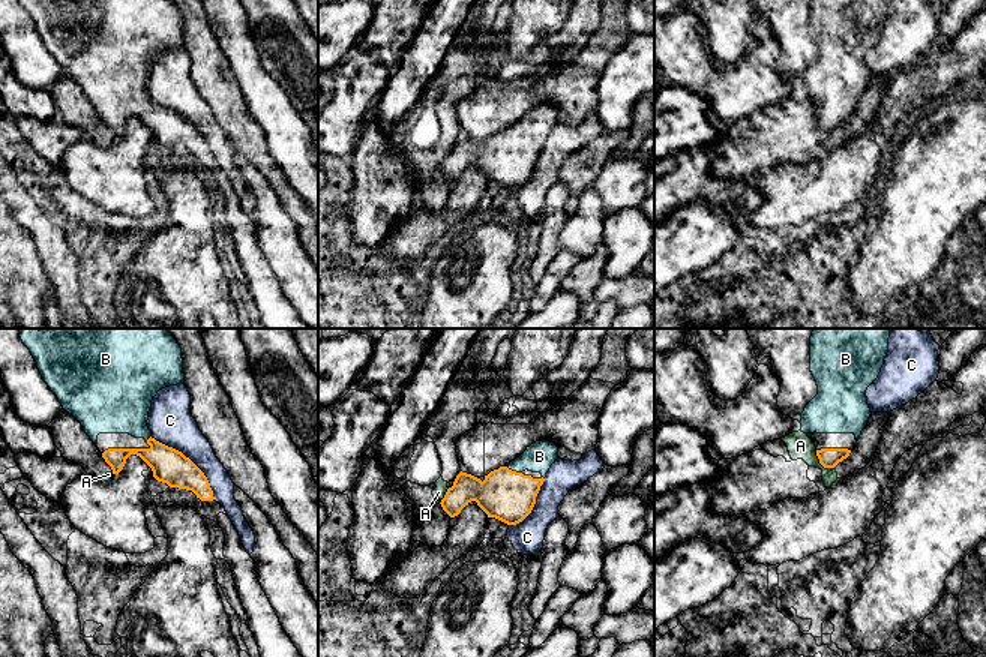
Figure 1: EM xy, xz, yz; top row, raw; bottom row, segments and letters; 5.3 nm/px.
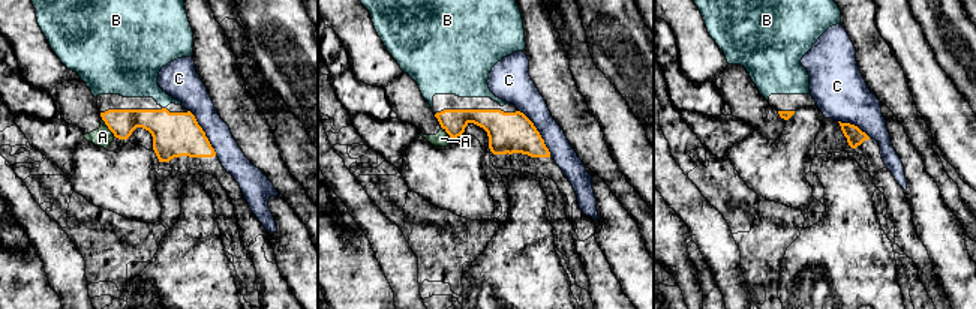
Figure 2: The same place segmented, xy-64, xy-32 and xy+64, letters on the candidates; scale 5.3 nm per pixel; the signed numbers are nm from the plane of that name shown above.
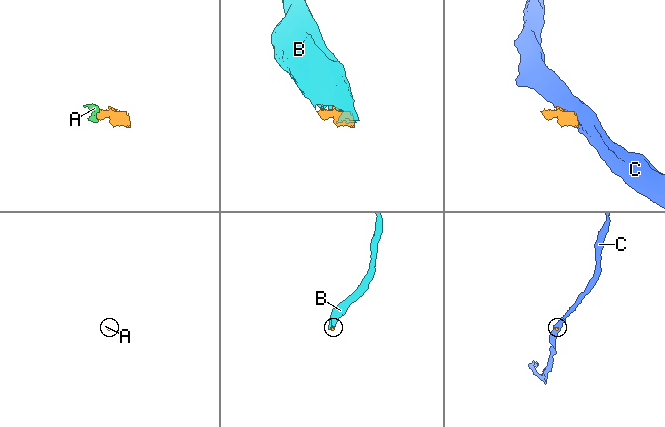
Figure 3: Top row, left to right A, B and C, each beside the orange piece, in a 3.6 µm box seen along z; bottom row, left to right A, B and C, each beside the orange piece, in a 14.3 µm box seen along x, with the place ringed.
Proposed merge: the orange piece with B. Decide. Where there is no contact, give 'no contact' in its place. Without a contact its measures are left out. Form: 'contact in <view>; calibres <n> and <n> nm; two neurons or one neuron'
contact in xz; calibres 280 and 160 nm; one neuron

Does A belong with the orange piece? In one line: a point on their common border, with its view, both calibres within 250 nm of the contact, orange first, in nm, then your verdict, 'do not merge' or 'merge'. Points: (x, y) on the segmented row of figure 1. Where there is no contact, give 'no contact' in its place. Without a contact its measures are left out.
yz (821, 464) | 110/140 nm | do not merge

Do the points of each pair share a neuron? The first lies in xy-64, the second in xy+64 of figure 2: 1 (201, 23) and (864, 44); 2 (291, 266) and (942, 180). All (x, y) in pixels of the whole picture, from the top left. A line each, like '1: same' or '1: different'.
1: same
2: different

